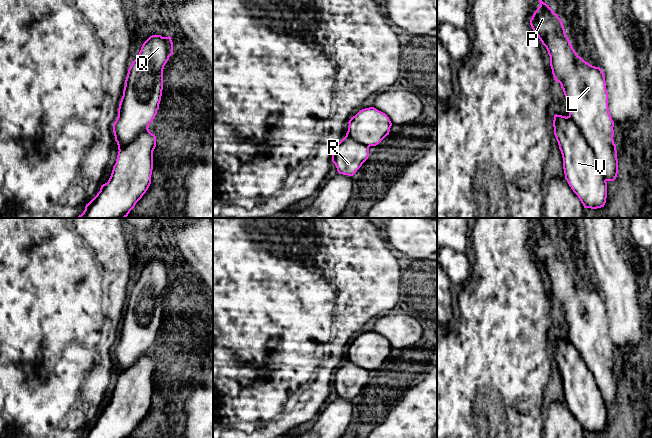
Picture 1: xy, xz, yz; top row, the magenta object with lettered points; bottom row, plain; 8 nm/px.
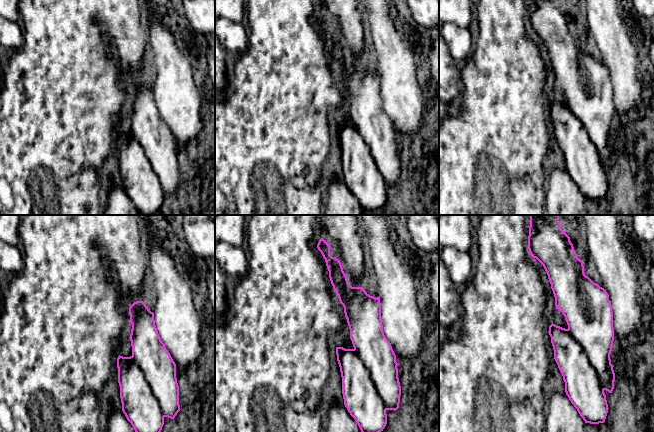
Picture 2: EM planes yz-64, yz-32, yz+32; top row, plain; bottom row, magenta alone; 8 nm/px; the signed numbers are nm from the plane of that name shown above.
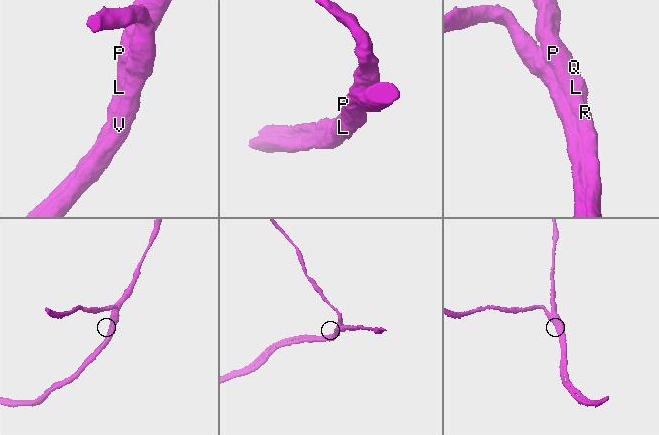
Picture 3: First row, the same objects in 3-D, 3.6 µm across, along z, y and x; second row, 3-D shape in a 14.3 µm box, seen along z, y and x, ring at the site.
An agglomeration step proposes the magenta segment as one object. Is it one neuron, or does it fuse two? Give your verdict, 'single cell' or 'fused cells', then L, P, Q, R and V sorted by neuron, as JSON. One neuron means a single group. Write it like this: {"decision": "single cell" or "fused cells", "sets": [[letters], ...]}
{"decision": "fused cells", "sets": [["L", "P", "Q", "R"], ["V"]]}

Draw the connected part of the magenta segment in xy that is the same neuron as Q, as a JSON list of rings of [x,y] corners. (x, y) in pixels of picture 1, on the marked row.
[[[150,36],[128,69],[113,132],[118,150],[149,127],[159,109],[163,69],[173,54],[171,37]]]

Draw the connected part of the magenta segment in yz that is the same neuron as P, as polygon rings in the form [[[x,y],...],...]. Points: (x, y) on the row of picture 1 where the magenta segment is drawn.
[[[542,0],[539,3],[530,25],[548,51],[552,74],[563,89],[570,118],[591,147],[606,181],[614,181],[618,159],[604,73],[577,55],[561,19],[549,5]]]

